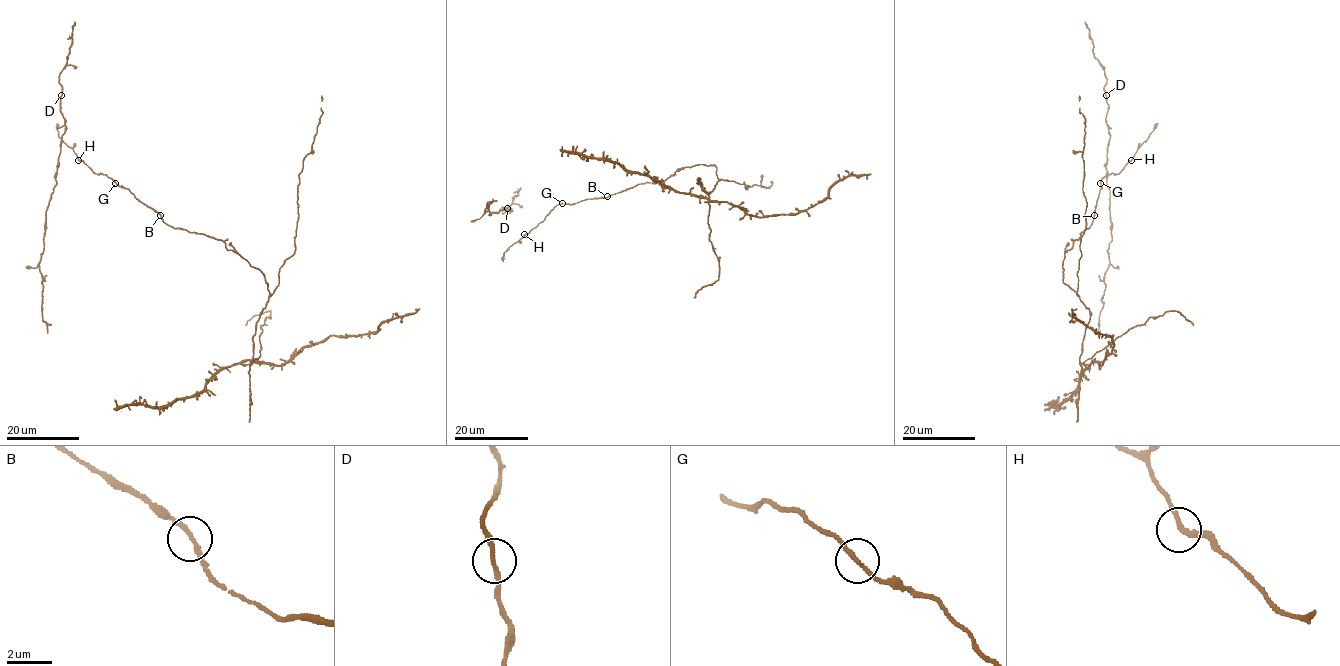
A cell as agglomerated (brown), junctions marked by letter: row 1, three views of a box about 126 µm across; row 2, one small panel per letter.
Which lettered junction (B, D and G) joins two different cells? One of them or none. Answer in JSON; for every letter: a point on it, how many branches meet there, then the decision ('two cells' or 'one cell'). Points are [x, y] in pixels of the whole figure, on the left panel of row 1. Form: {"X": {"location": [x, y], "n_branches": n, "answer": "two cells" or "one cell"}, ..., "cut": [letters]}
{"B": {"location": [160, 215], "n_branches": 2, "answer": "one cell"}, "D": {"location": [61, 95], "n_branches": 2, "answer": "one cell"}, "G": {"location": [115, 183], "n_branches": 2, "answer": "one cell"}, "cut": []}

